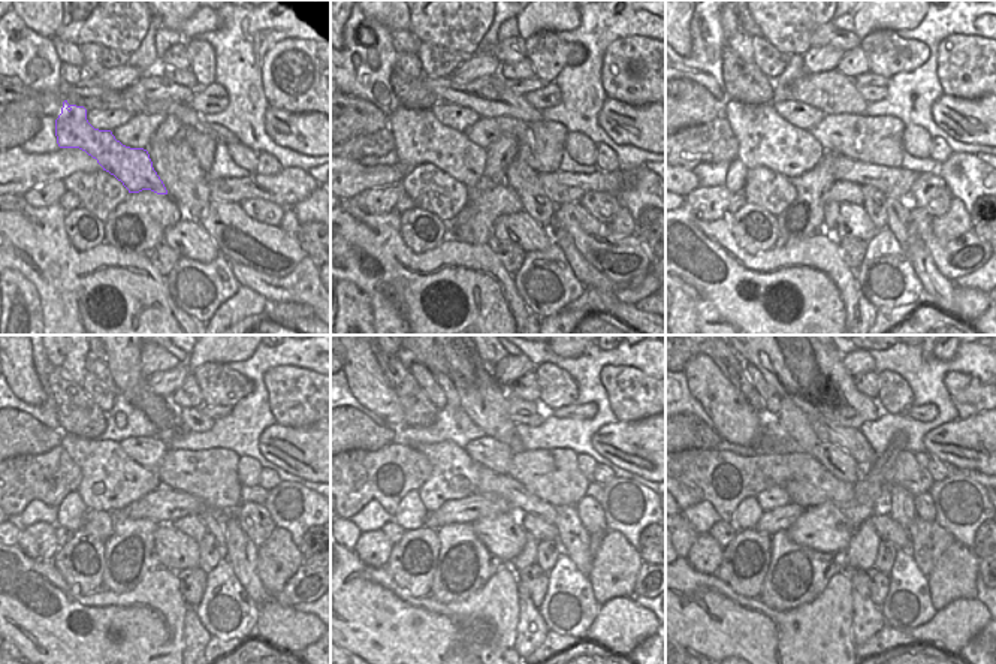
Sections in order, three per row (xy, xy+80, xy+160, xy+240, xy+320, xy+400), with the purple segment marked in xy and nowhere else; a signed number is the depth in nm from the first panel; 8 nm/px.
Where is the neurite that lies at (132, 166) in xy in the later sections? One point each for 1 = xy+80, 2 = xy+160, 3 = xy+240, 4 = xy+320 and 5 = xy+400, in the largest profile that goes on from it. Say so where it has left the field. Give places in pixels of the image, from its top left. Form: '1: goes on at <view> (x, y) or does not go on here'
1: goes on at xy+80 (420, 138)
2: goes on at xy+160 (766, 139)
3: goes on at xy+240 (109, 480)
4: goes on at xy+320 (455, 476)
5: goes on at xy+400 (775, 497)

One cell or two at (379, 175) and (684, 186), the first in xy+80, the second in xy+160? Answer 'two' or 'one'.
one

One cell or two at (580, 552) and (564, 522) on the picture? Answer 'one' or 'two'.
one

